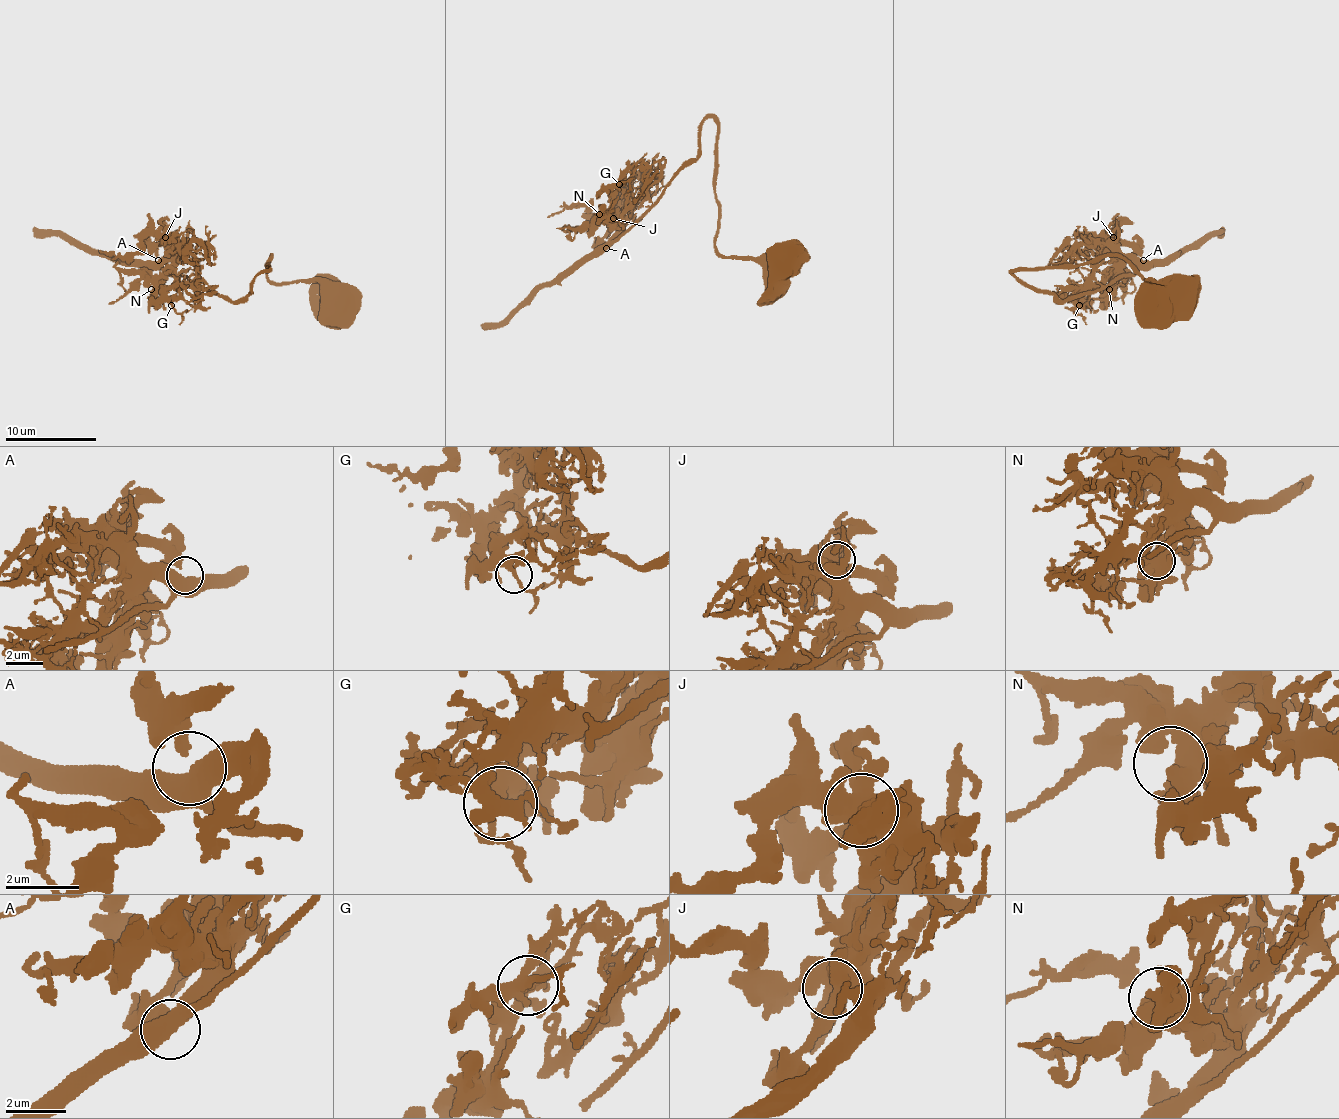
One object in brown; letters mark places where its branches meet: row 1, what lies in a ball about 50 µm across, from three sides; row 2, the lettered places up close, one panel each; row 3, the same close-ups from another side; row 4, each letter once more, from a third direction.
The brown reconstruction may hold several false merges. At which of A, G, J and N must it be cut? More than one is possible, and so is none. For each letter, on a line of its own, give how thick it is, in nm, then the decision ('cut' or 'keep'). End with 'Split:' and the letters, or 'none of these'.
A: 480 nm | keep
G: 280 nm | keep
J: 460 nm | keep
N: 480 nm | keep
Split: none of these

